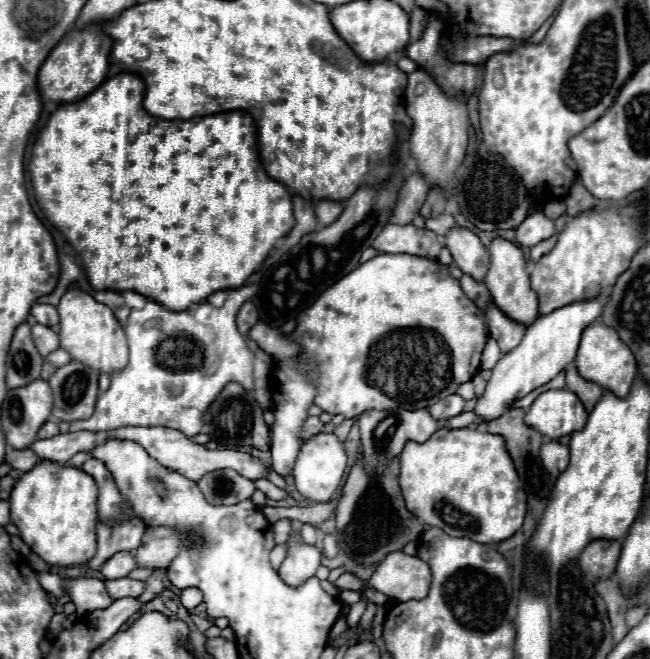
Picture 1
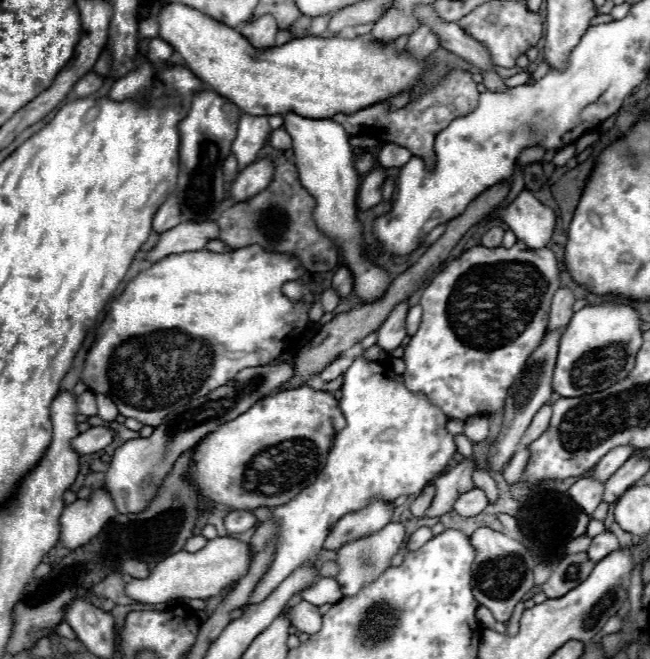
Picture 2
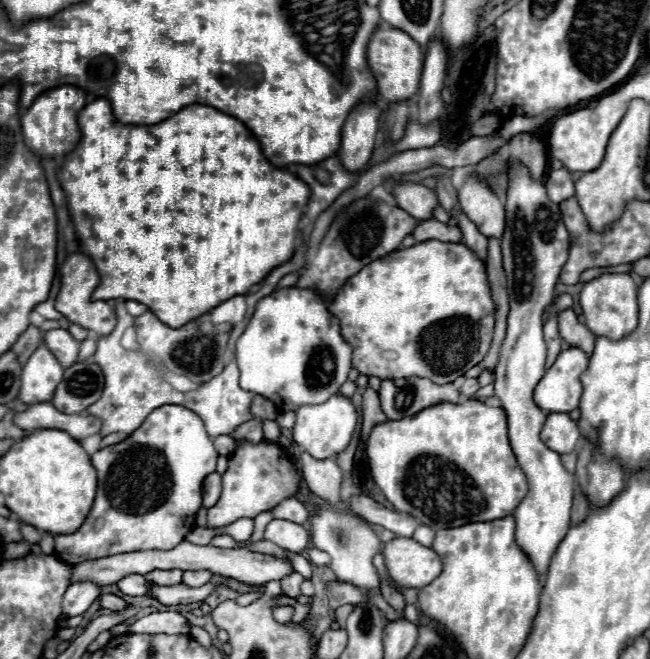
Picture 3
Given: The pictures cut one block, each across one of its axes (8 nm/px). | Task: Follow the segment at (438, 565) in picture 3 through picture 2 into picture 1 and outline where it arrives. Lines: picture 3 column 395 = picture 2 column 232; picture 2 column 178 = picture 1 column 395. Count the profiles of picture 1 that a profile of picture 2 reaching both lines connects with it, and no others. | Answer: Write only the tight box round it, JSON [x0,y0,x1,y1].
[366,552,430,602]

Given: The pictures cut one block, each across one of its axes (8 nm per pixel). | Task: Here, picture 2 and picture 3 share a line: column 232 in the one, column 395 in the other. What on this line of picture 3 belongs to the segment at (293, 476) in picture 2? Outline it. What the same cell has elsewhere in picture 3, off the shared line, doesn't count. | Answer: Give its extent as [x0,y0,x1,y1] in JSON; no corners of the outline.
[366,400,528,530]

